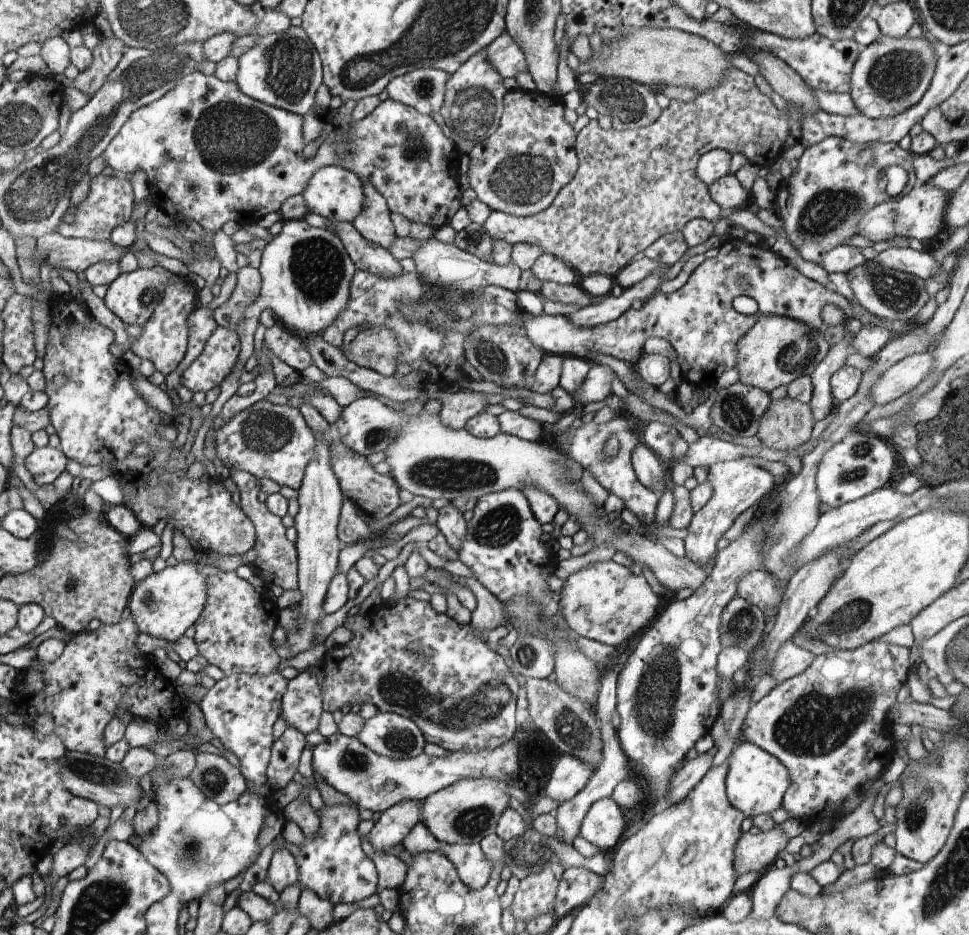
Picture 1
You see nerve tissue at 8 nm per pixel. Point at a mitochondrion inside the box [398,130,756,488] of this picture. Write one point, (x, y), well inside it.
(523, 179)

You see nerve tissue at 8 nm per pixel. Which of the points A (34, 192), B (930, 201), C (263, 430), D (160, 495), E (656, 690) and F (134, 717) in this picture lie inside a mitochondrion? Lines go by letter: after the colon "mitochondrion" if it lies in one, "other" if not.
A: mitochondrion
B: other
C: mitochondrion
D: mitochondrion
E: mitochondrion
F: other

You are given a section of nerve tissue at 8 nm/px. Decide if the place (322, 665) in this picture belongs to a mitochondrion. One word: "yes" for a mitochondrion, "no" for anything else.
no

